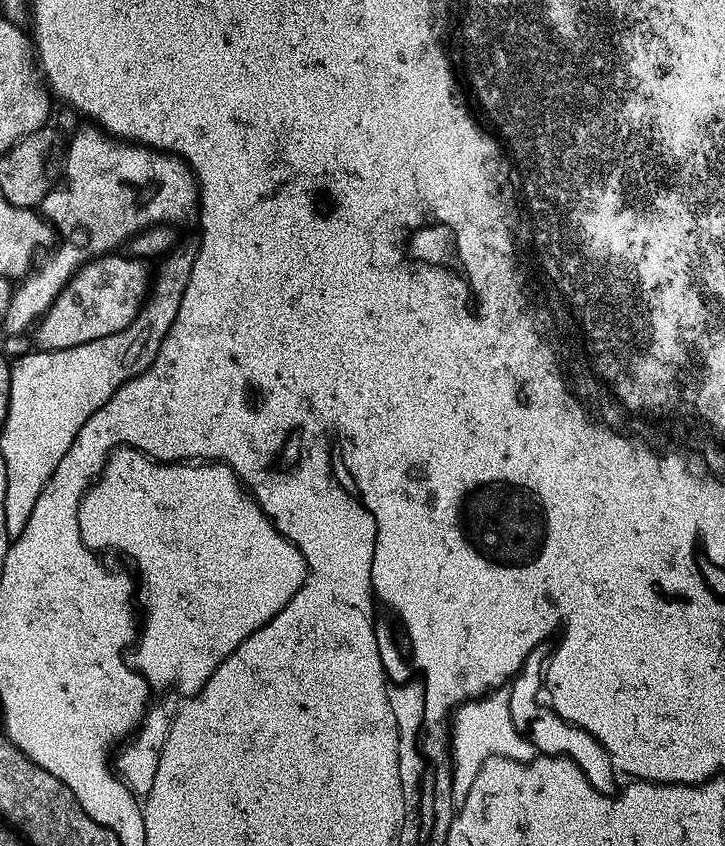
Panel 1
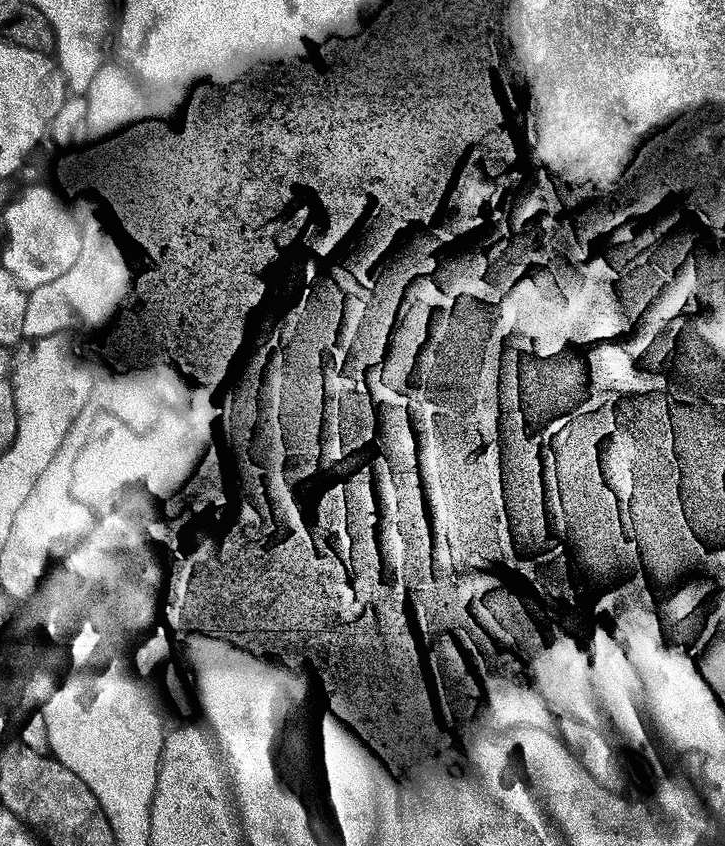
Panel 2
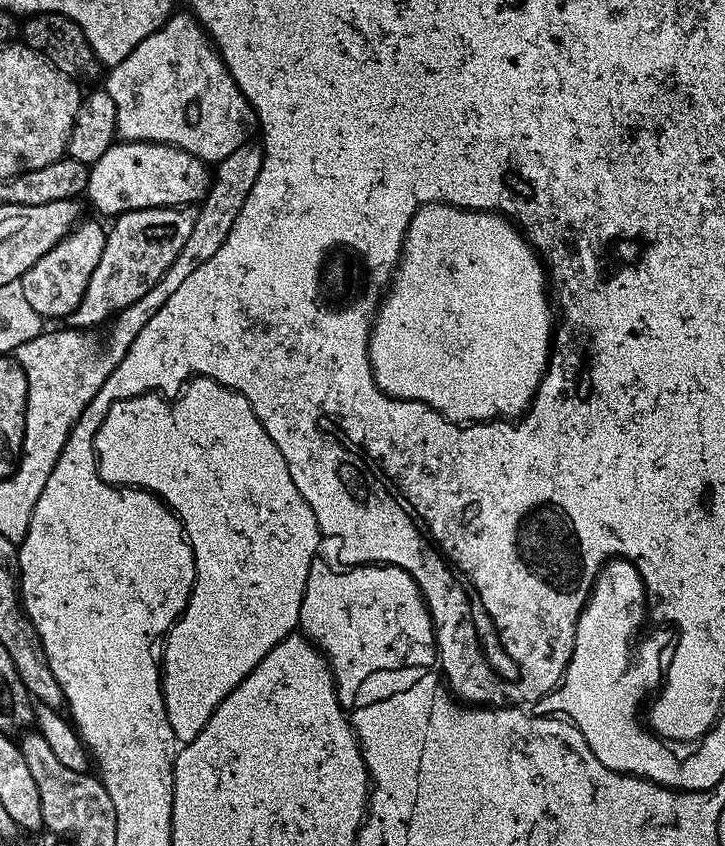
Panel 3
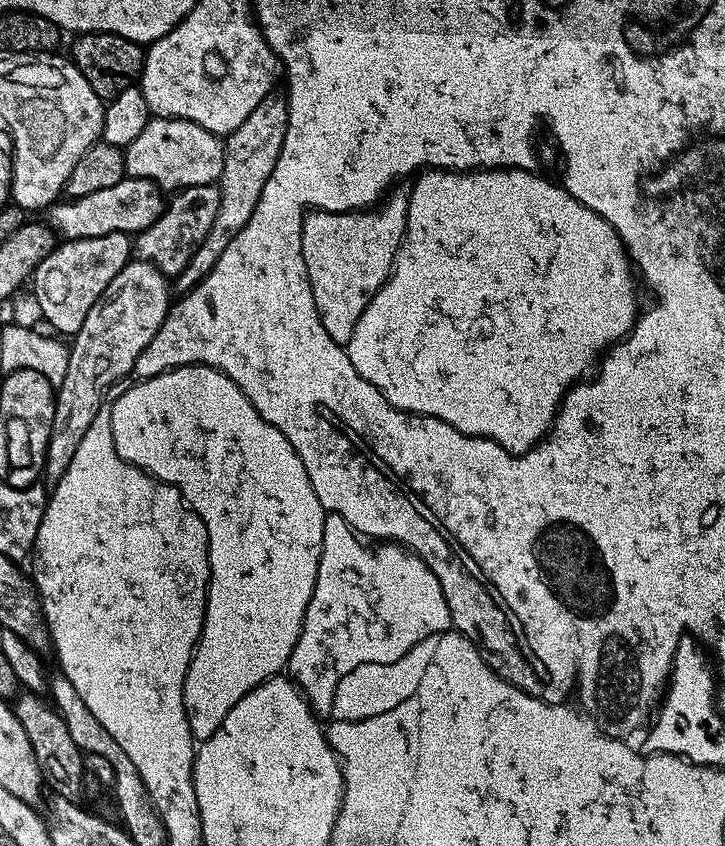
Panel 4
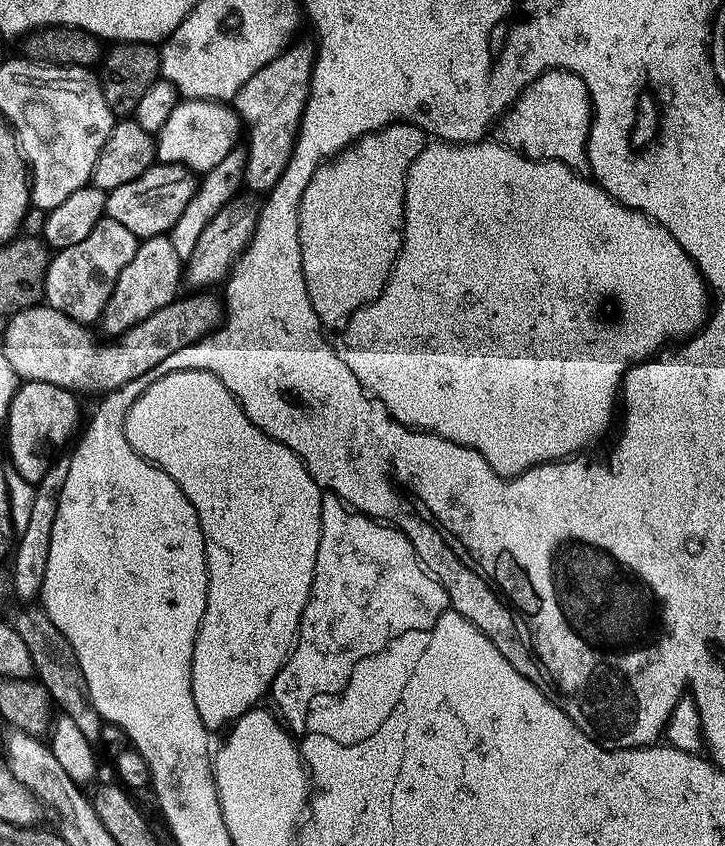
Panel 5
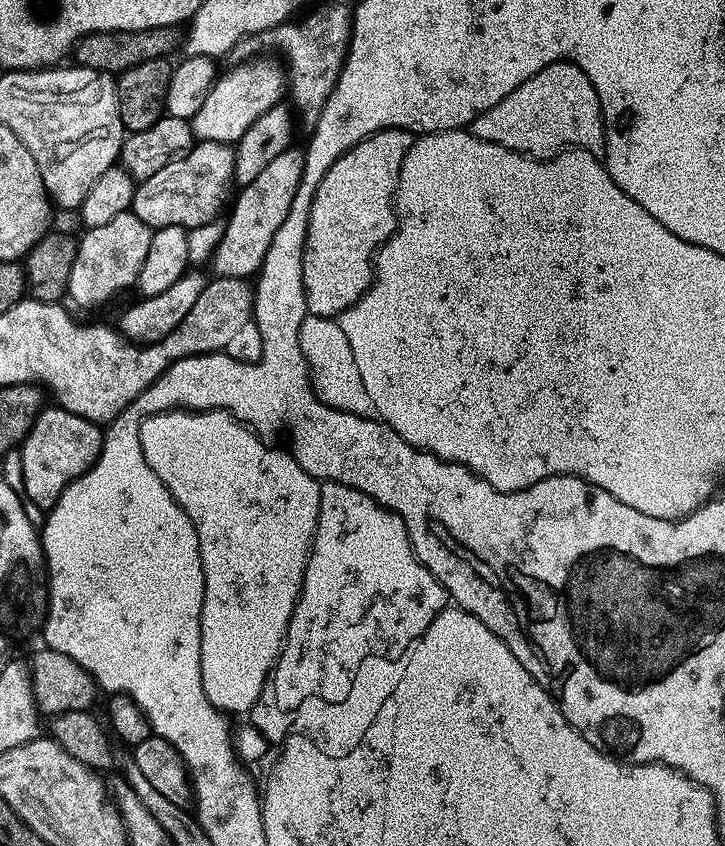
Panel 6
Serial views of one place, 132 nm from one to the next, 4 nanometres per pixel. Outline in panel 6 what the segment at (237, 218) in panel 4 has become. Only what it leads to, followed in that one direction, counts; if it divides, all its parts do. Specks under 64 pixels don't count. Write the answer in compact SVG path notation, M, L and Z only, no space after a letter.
M324 4L317 12L312 12L301 24L285 22L268 32L261 32L258 43L264 48L280 48L288 63L286 76L290 81L291 103L296 103L295 111L319 114L324 99L334 90L336 79L340 77L340 67L348 53L348 43L352 37L353 5Z

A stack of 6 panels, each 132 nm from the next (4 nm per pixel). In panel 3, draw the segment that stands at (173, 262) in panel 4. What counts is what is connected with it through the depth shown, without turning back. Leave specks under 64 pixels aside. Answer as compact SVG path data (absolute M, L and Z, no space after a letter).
M143 208L121 212L107 229L106 246L102 246L102 258L90 274L90 286L82 294L82 302L72 311L71 327L77 330L92 330L95 324L115 317L124 308L129 308L146 290L150 290L166 274L166 270L178 258L178 250L186 246L190 230L194 230L196 208Z

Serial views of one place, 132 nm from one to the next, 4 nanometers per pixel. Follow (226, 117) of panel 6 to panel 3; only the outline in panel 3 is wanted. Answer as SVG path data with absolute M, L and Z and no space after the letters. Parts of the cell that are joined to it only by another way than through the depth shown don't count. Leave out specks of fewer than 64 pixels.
M149 140L113 142L88 169L86 197L101 212L99 215L107 218L143 208L196 206L208 192L212 177L205 161L181 148Z

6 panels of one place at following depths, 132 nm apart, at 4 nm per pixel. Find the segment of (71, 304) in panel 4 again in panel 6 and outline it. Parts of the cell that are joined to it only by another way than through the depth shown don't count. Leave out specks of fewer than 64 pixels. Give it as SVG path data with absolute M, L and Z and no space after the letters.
M132 211L110 218L106 226L94 226L79 237L74 254L74 264L70 266L67 299L73 300L80 308L92 308L106 301L119 288L133 285L140 274L142 262L146 260L146 250L150 248L153 229Z

